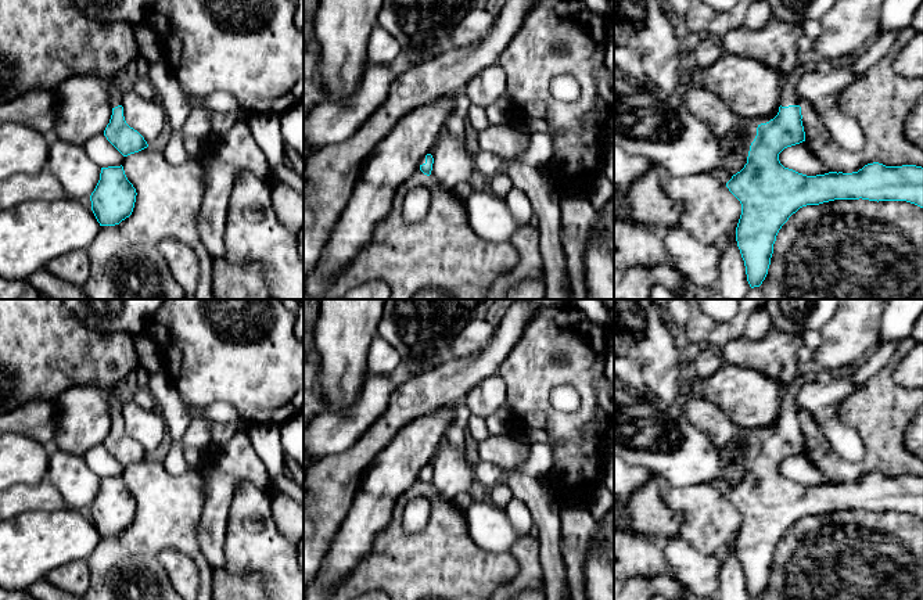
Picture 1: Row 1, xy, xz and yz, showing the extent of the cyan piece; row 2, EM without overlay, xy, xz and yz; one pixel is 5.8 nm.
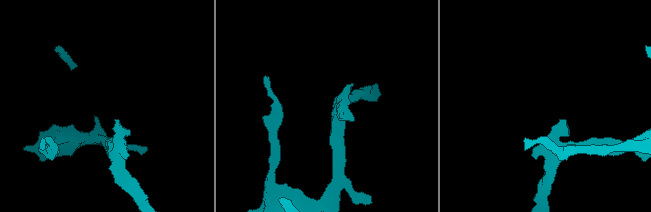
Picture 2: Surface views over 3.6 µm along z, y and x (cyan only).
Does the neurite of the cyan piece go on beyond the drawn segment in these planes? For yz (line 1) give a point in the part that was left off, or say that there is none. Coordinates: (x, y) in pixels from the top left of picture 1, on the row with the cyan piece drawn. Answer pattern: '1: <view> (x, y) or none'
1: yz (787, 96)

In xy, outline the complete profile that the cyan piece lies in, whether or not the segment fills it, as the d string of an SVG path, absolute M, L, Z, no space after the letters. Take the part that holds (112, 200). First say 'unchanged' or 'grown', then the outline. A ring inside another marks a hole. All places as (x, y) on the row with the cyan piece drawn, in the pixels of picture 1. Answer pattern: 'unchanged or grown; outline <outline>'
unchanged; outline M122 165L101 168L100 180L90 195L91 211L100 226L115 226L129 218L136 195Z

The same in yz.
grown; outline M812 60L797 61L791 75L780 91L777 115L757 127L757 136L750 145L747 164L726 183L729 191L740 201L741 215L736 227L736 241L746 266L751 288L759 287L768 274L773 244L782 226L800 208L819 205L834 200L906 201L923 208L923 168L916 165L886 166L868 164L858 172L829 172L807 176L784 168L779 154L791 145L805 141L801 107L797 103L795 86L808 72L815 71Z

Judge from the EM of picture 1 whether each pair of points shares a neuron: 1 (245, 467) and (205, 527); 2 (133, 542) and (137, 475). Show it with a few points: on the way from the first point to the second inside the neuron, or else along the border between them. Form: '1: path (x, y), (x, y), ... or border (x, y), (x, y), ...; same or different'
1: path (230, 481), (218, 493), (215, 512); same
2: path (146, 525), (146, 492); same

